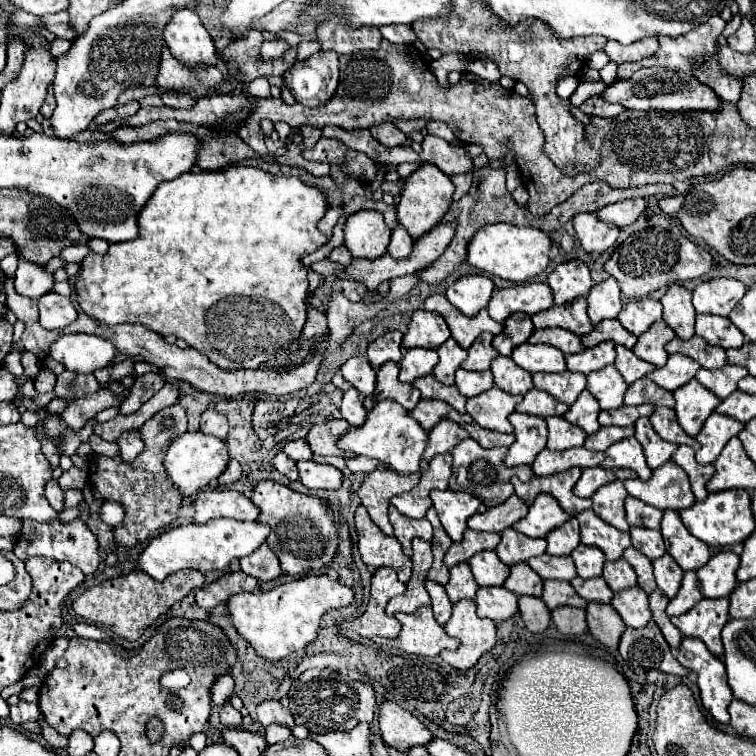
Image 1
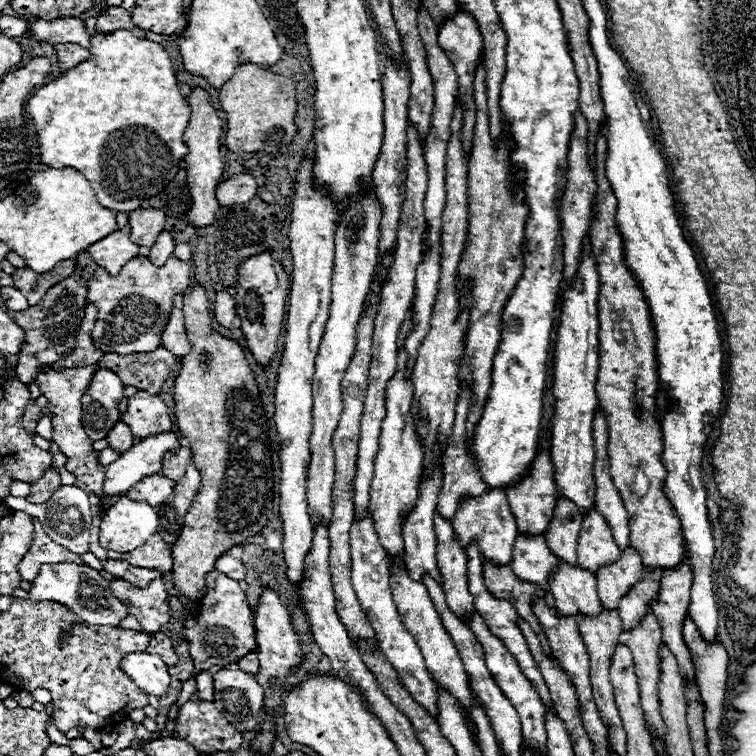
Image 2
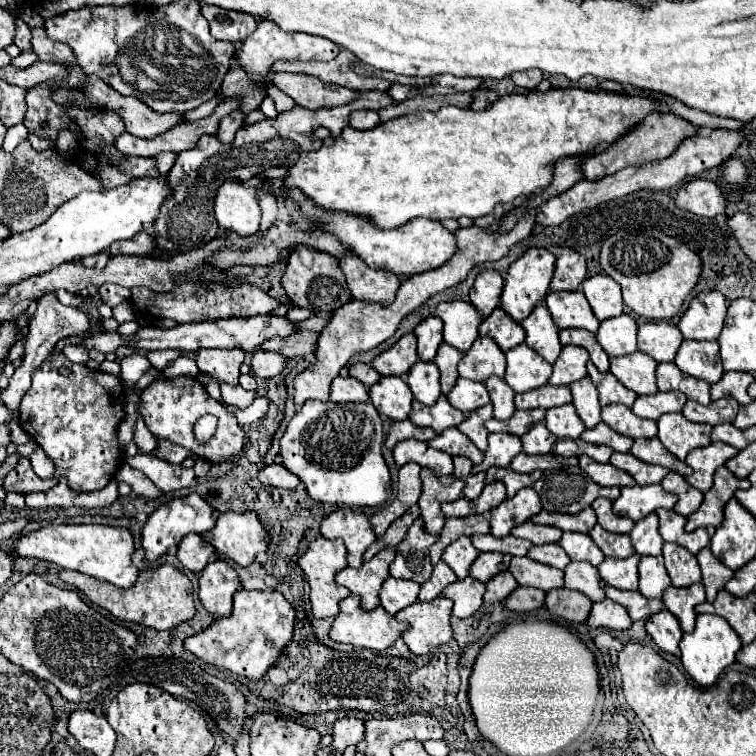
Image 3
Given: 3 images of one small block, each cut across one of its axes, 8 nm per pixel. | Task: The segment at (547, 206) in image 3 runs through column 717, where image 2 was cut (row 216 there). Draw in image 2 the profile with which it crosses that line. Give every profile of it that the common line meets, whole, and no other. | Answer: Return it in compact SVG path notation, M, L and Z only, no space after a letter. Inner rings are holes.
M140 208L130 212L130 232L138 246L154 246L158 234L164 230L166 212L158 208Z

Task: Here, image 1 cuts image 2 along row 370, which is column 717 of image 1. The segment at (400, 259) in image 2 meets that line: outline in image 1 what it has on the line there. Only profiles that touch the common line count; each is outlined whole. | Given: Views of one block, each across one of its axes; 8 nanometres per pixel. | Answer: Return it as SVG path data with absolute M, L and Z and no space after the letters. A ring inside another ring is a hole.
M726 364L718 370L706 370L700 368L696 374L696 380L706 386L708 390L712 390L718 398L728 398L736 388L738 388L738 380L748 376L748 370L742 366L734 366L734 364Z

